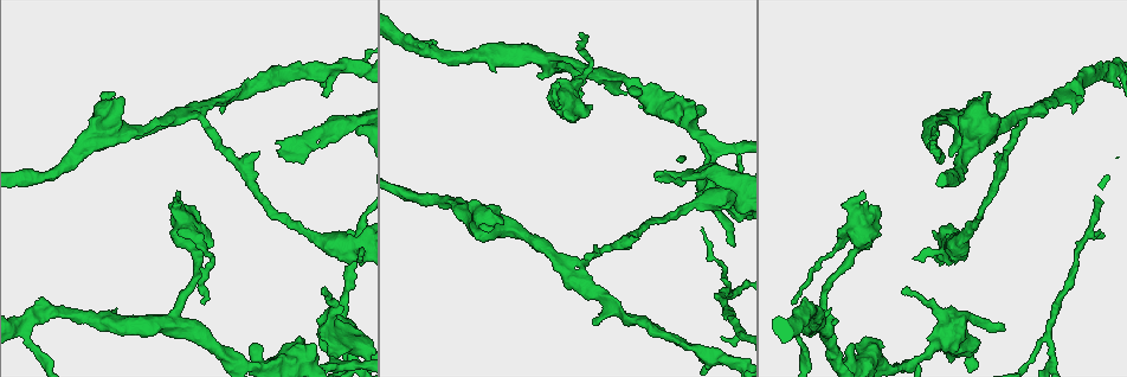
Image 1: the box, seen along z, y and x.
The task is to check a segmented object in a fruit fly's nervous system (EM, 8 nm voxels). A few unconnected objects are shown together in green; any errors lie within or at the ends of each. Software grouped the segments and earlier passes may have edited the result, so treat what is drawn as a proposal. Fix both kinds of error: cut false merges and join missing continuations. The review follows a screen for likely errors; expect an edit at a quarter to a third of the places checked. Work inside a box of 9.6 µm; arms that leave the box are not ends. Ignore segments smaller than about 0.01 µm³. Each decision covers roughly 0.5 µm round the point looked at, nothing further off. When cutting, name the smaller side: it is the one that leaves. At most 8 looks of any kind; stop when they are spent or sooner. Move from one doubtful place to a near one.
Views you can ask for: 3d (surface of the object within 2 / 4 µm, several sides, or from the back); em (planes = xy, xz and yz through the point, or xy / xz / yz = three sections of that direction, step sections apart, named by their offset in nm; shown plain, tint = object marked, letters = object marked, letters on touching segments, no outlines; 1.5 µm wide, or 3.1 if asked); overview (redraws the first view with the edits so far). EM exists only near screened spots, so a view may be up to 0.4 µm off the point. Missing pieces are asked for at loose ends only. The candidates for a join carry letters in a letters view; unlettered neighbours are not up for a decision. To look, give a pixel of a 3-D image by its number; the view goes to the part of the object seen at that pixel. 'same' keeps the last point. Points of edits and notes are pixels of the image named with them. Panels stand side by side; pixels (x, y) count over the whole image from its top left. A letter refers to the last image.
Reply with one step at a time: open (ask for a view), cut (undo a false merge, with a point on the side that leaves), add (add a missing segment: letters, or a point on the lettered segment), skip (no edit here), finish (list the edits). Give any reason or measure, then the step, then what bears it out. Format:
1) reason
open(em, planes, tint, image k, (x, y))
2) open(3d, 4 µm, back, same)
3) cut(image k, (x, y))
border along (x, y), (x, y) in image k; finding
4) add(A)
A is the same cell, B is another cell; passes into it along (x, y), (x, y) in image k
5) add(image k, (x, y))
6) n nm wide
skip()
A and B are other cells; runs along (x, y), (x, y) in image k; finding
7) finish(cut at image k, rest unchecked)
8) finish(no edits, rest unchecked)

sudden change in width
open(em, planes, letters, image 1, (966, 236))

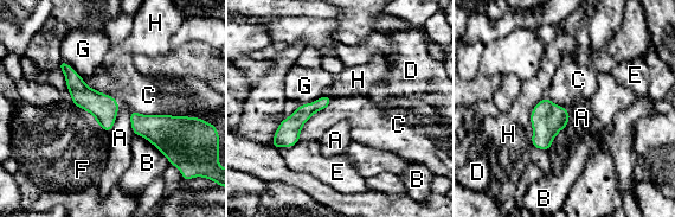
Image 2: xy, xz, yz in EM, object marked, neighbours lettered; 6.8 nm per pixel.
skip()
A, B, C, D, E, F, G and H are other cells; one cell here

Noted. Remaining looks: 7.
sudden change in width
open(3d, 2 µm, image 1, (336, 301))

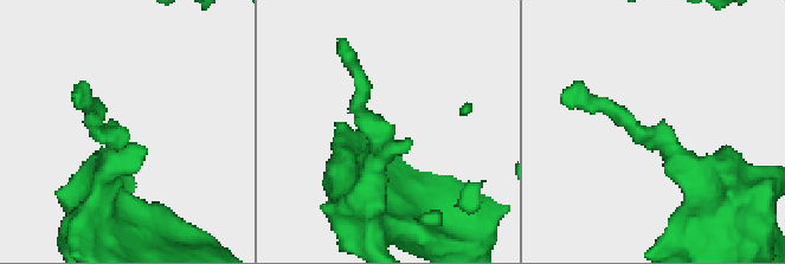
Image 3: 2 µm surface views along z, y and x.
open(em, planes, letters, image 3, (378, 137))

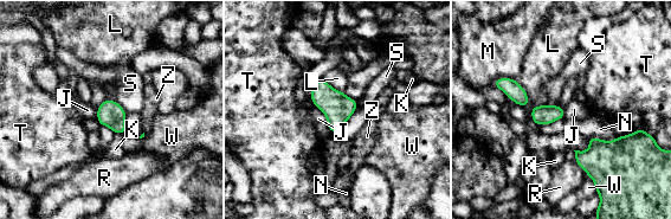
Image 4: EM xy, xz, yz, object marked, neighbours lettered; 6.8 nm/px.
N touches over 220 nm
skip()
J, K, L, M, N, R, S, T, W and Z are other cells; border along (317, 108), (331, 133) in image 4; one cell here

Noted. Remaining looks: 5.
thin end
open(em, xz, step 4, letters, image 1, (722, 336))

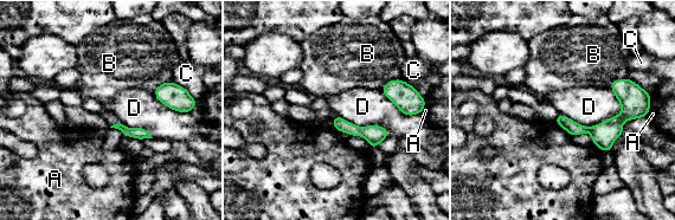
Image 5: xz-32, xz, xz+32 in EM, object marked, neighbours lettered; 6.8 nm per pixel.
open(em, planes, letters, same)

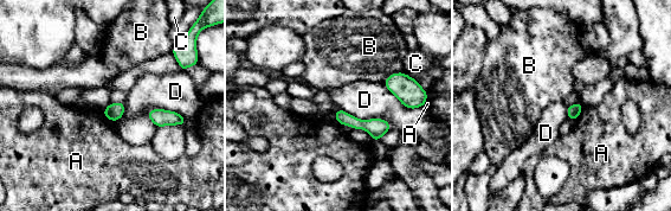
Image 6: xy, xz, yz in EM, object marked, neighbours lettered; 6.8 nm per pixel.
skip()
A, B, C and D are other cells; border along (340, 108), (391, 128) in image 6; no lettered segment goes on from it

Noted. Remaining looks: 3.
finish(no edits, rest unchecked)

